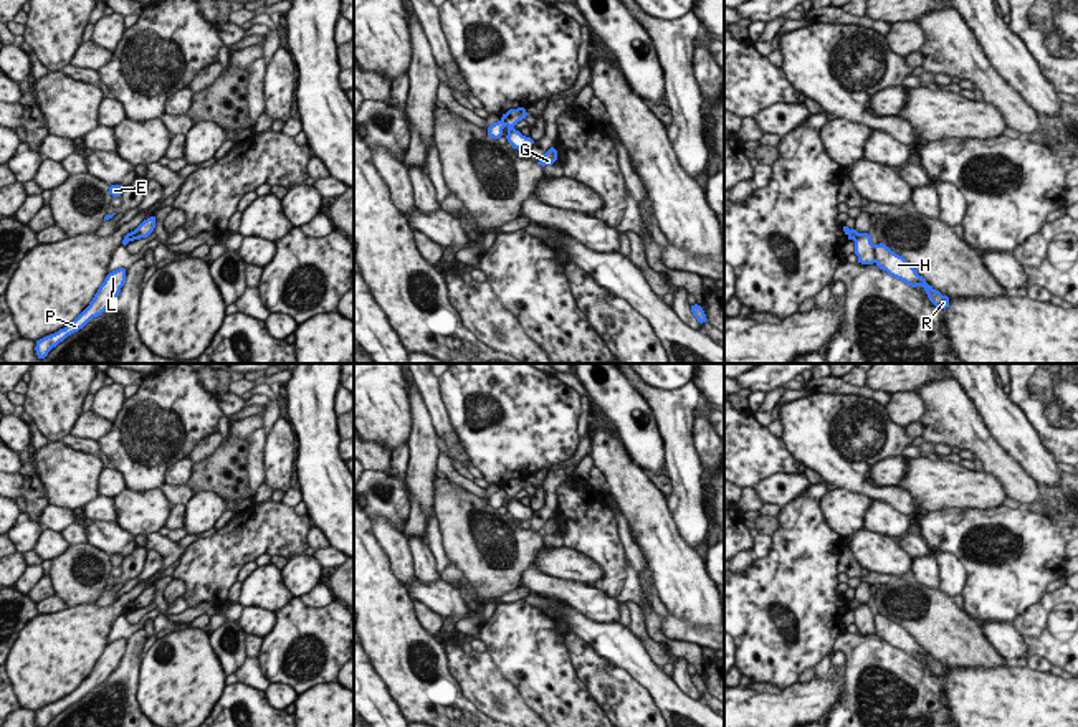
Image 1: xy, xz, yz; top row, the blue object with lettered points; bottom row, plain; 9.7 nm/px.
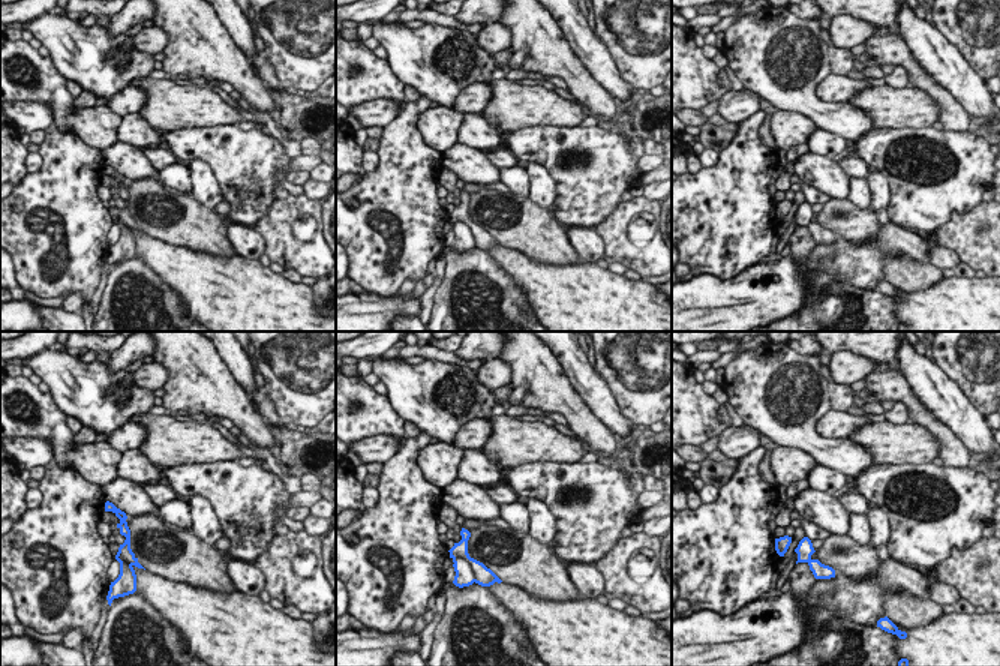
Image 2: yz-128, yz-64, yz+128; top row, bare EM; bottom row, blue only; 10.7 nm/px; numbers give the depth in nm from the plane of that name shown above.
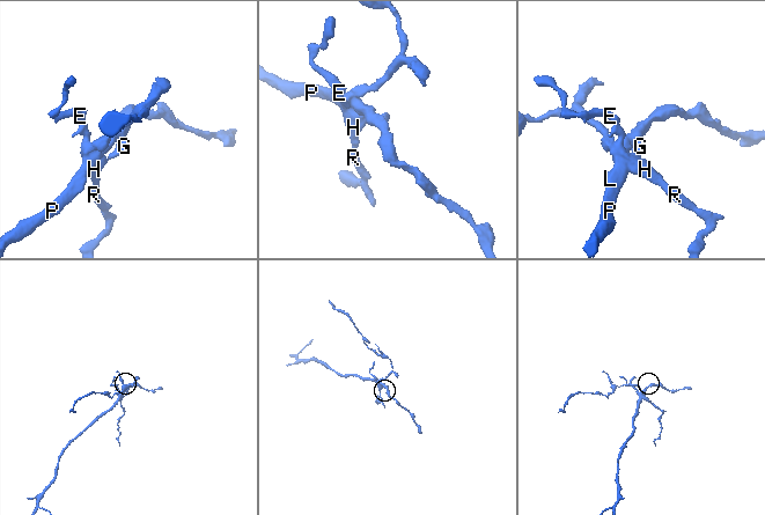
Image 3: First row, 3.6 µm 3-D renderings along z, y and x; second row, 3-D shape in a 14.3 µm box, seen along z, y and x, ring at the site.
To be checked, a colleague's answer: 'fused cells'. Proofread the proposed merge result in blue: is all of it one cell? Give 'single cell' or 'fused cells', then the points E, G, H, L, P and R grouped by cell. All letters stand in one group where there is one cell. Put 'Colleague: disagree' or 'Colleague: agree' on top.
Colleague: agree
fused cells; E G H R / L P

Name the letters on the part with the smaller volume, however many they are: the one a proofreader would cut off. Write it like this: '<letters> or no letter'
E, G, H, R.

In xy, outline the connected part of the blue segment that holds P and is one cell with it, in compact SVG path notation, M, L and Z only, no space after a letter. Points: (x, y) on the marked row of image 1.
M124 268L109 273L104 283L99 286L98 292L94 294L89 306L71 324L68 324L64 329L60 329L51 335L36 340L35 350L38 359L45 359L48 352L53 347L56 347L60 342L63 342L68 335L83 329L93 317L101 316L111 306L111 302L119 296L124 283L126 283Z

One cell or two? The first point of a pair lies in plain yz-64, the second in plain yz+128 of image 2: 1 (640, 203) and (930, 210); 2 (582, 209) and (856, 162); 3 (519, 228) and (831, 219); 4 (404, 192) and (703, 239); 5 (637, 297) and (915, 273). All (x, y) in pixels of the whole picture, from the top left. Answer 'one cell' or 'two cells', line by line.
1: two cells
2: two cells
3: one cell
4: one cell
5: two cells

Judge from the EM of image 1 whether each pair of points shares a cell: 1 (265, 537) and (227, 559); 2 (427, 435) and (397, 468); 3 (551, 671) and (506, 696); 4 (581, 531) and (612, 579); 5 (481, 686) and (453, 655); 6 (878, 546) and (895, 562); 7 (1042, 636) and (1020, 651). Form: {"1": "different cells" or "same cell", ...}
{"1": "same cell", "2": "different cells", "3": "different cells", "4": "same cell", "5": "same cell", "6": "same cell", "7": "different cells"}

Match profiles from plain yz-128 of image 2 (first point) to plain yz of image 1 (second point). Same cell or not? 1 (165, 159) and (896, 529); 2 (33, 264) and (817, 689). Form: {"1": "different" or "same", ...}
{"1": "different", "2": "different"}

